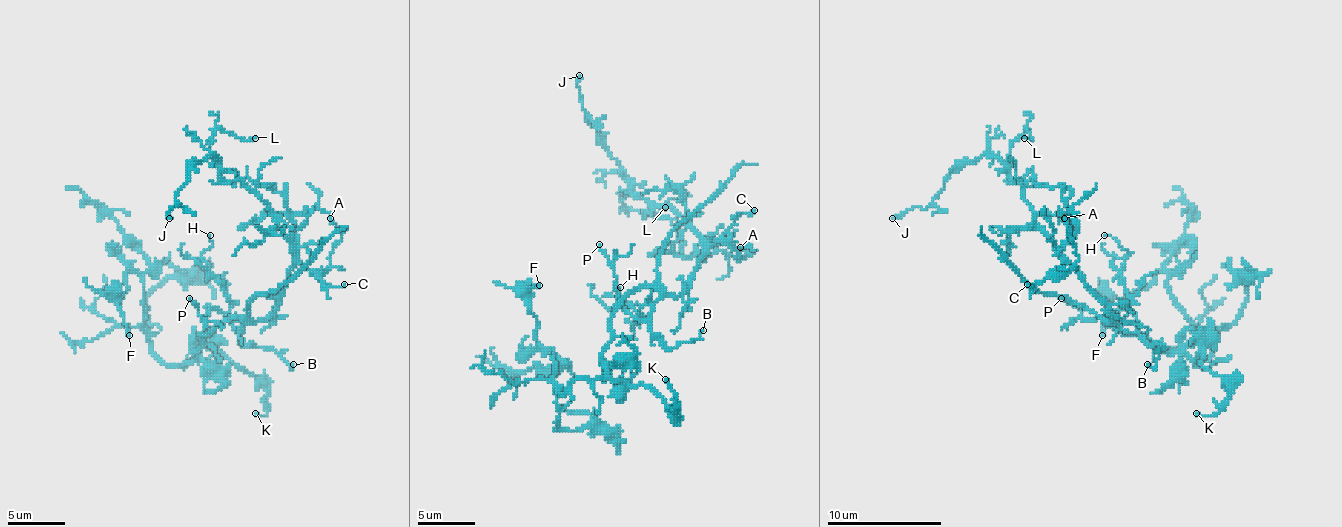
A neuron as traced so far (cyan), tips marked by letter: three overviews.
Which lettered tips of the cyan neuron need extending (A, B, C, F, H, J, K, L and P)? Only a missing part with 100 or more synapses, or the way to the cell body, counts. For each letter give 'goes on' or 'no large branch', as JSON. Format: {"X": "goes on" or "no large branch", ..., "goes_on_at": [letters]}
{"A": "no large branch", "B": "no large branch", "C": "no large branch", "F": "no large branch", "H": "no large branch", "J": "no large branch", "K": "no large branch", "L": "no large branch", "P": "no large branch", "goes_on_at": []}

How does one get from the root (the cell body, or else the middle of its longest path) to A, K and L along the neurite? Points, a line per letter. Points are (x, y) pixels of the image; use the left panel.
A: (241, 318), (264, 318), (298, 264), (310, 272), (327, 270), (333, 247), (341, 238), (341, 229), (330, 218)
K: (241, 318), (204, 333), (192, 350), (201, 358), (224, 353), (247, 370), (267, 393), (267, 413), (255, 413)
L: (241, 318), (275, 307), (293, 264), (275, 215), (224, 178), (210, 149), (218, 129), (255, 138)

